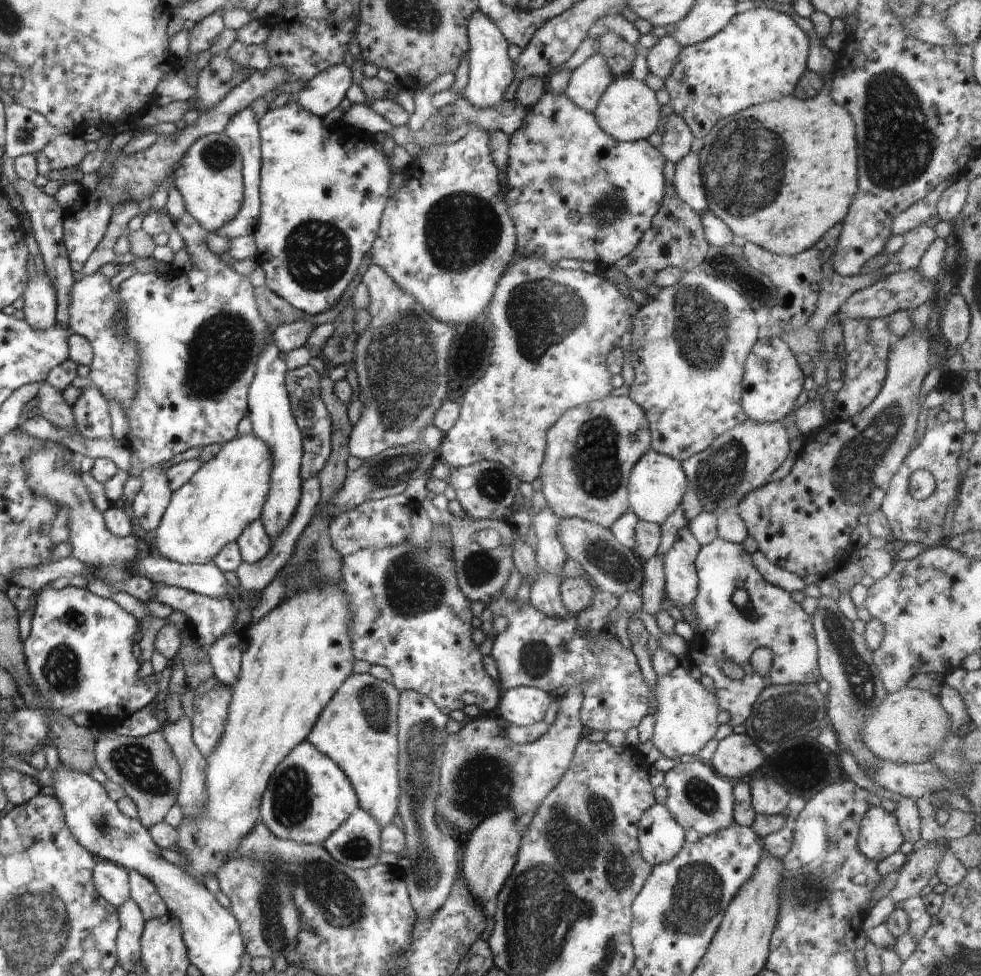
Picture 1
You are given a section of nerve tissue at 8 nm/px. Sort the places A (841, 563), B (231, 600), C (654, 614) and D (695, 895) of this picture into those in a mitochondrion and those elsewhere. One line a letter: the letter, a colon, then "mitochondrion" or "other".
A: other
B: other
C: other
D: mitochondrion

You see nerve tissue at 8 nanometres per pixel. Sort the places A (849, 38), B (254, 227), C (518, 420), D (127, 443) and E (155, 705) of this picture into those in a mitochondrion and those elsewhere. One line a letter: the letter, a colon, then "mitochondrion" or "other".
A: other
B: other
C: other
D: other
E: other

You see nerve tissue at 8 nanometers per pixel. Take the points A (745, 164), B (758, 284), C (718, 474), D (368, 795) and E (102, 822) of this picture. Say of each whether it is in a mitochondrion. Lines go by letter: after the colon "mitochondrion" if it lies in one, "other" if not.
A: mitochondrion
B: other
C: mitochondrion
D: other
E: mitochondrion

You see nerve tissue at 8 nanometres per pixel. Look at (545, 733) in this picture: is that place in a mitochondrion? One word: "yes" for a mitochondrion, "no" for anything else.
no

